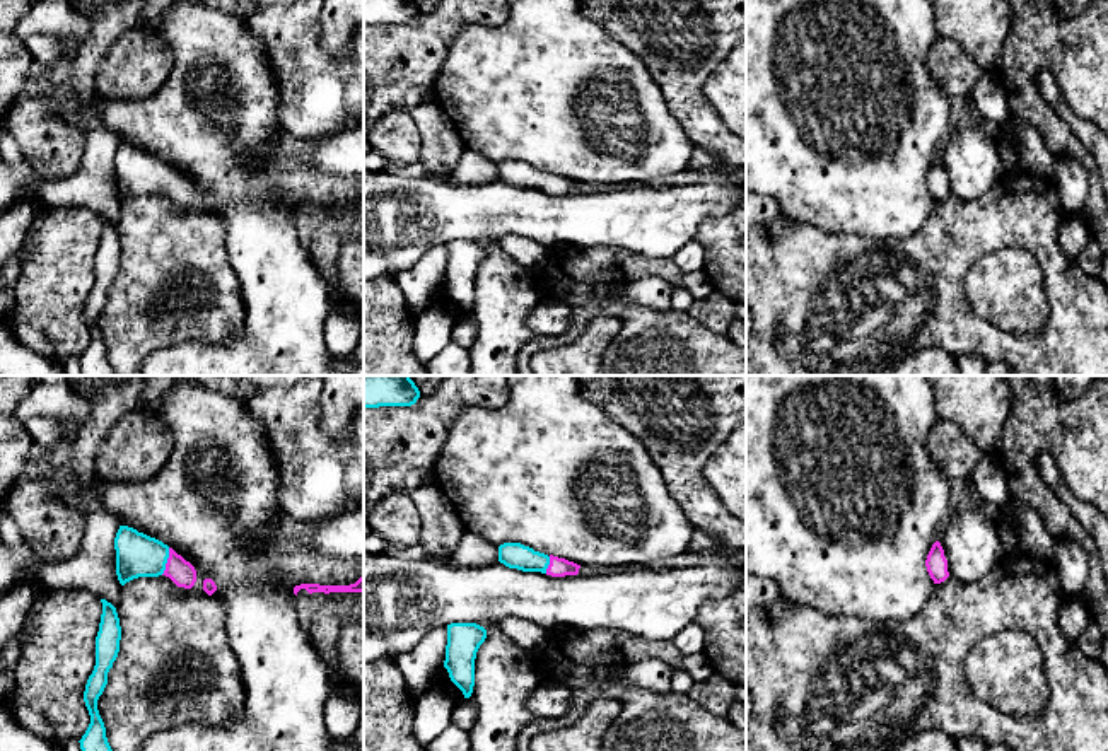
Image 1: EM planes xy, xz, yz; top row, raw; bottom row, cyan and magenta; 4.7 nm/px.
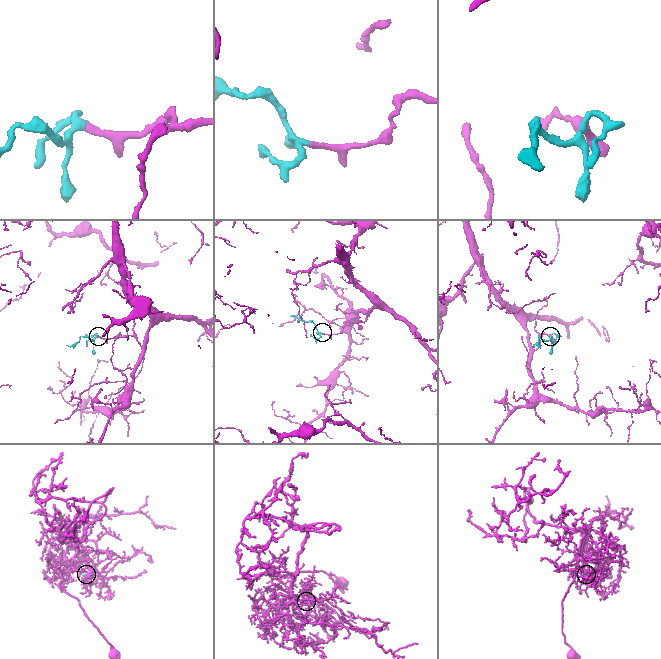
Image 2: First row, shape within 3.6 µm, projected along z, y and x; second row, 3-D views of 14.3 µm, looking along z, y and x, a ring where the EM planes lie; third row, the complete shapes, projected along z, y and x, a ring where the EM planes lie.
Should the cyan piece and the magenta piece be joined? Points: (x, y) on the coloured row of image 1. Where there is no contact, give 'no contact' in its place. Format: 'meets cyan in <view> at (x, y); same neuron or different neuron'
meets cyan in xy at (166, 562); same neuron

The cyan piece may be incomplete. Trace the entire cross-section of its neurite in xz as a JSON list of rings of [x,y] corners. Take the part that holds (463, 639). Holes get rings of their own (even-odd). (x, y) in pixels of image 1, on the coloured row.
[[[476,623],[447,625],[447,645],[444,667],[451,681],[469,698],[475,686],[475,659],[487,630]]]

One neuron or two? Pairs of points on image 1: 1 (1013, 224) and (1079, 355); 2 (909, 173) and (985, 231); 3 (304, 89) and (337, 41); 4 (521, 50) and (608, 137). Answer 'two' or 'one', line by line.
1: one
2: two
3: two
4: one

